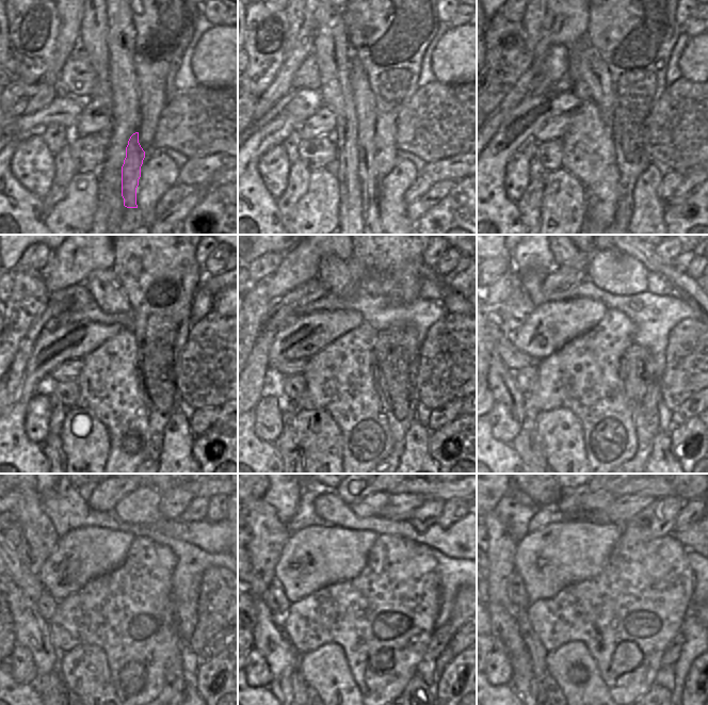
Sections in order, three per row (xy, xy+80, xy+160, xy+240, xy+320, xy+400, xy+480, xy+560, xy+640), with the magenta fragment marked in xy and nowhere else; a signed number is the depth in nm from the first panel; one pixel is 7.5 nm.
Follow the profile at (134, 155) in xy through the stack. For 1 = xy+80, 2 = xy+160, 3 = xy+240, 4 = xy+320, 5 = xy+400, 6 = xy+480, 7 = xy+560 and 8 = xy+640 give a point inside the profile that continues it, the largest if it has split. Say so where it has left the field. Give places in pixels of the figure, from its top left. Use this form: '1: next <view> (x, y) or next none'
1: next xy+80 (364, 100)
2: next xy+160 (590, 77)
3: next xy+240 (106, 291)
4: next xy+320 (334, 272)
5: next xy+400 (563, 256)
6: next xy+480 (85, 495)
7: next none
8: next none

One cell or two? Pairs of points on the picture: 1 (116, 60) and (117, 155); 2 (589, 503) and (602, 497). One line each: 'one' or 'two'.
1: one
2: one

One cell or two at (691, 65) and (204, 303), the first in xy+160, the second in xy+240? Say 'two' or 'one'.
two

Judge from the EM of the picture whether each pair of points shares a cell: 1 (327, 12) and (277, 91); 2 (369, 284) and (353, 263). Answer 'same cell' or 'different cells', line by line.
1: different cells
2: same cell

